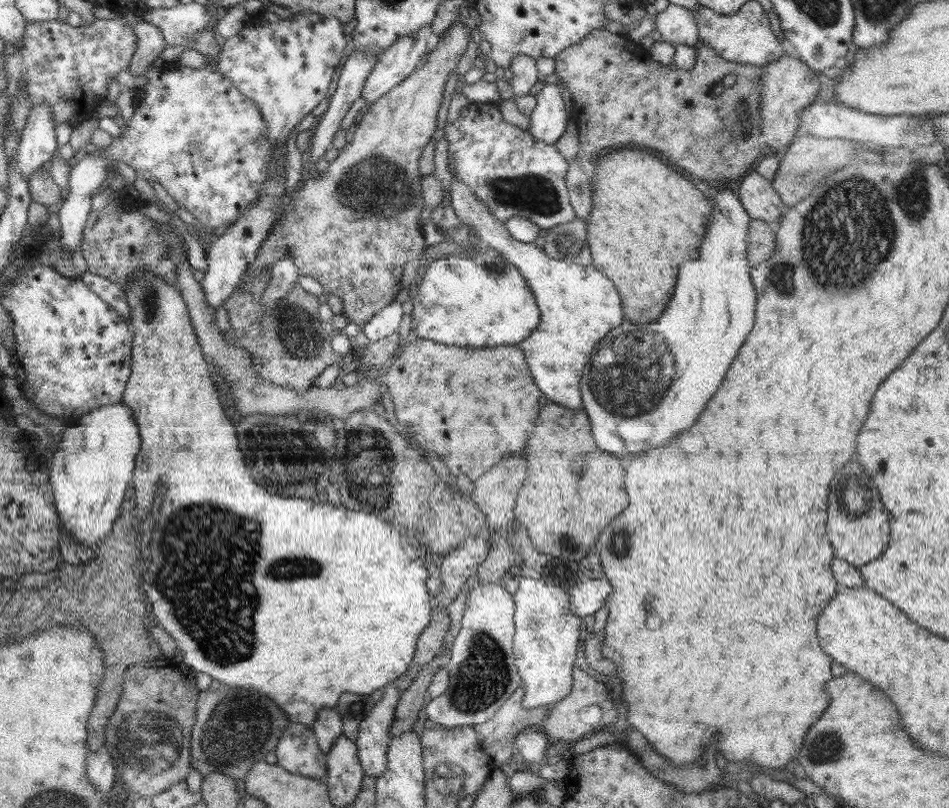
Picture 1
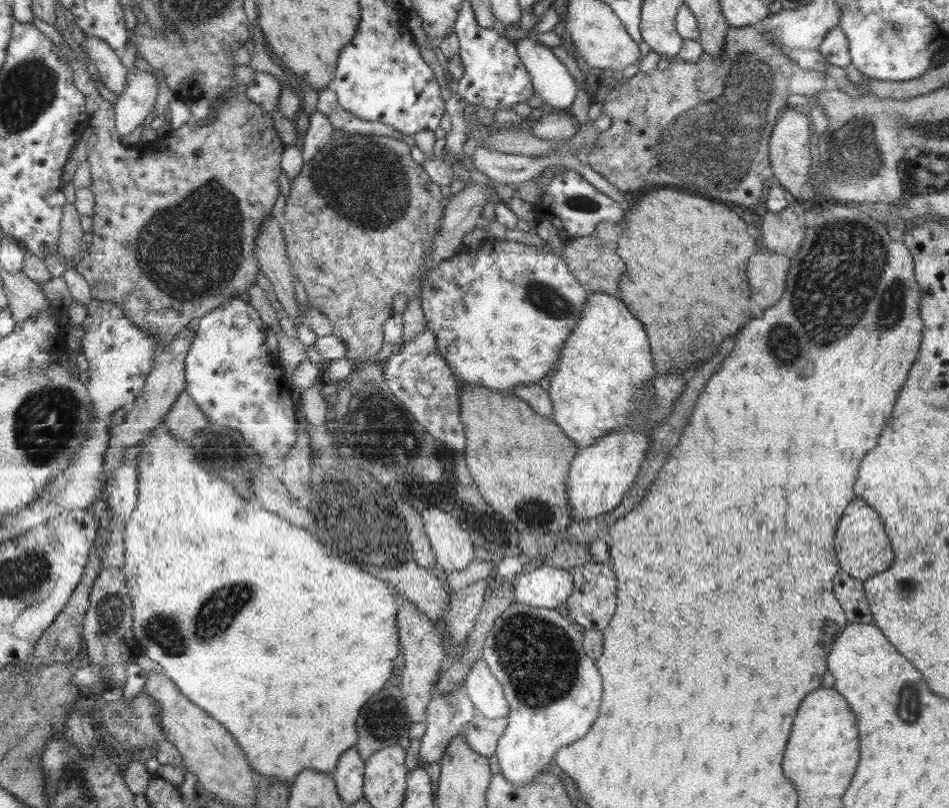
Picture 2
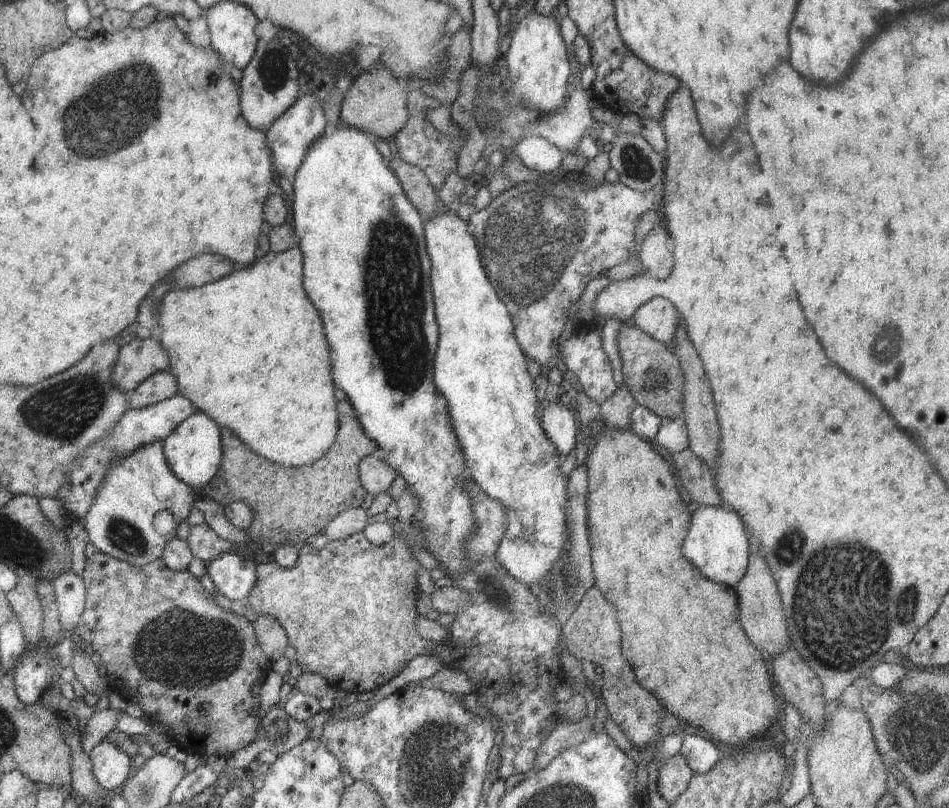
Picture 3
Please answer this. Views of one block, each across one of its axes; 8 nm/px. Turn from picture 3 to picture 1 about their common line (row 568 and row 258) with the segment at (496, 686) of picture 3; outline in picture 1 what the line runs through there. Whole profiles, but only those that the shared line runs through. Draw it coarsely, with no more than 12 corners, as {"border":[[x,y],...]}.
{"border":[[493,248],[432,260],[415,338],[518,344],[540,322],[526,279]]}

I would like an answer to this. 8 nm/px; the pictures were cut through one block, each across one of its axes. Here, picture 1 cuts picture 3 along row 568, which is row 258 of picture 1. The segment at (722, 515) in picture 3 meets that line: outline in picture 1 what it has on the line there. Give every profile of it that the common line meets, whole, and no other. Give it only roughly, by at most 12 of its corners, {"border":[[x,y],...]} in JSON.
{"border":[[716,187],[668,308],[626,318],[582,370],[620,460],[666,446],[754,326],[752,218]]}

